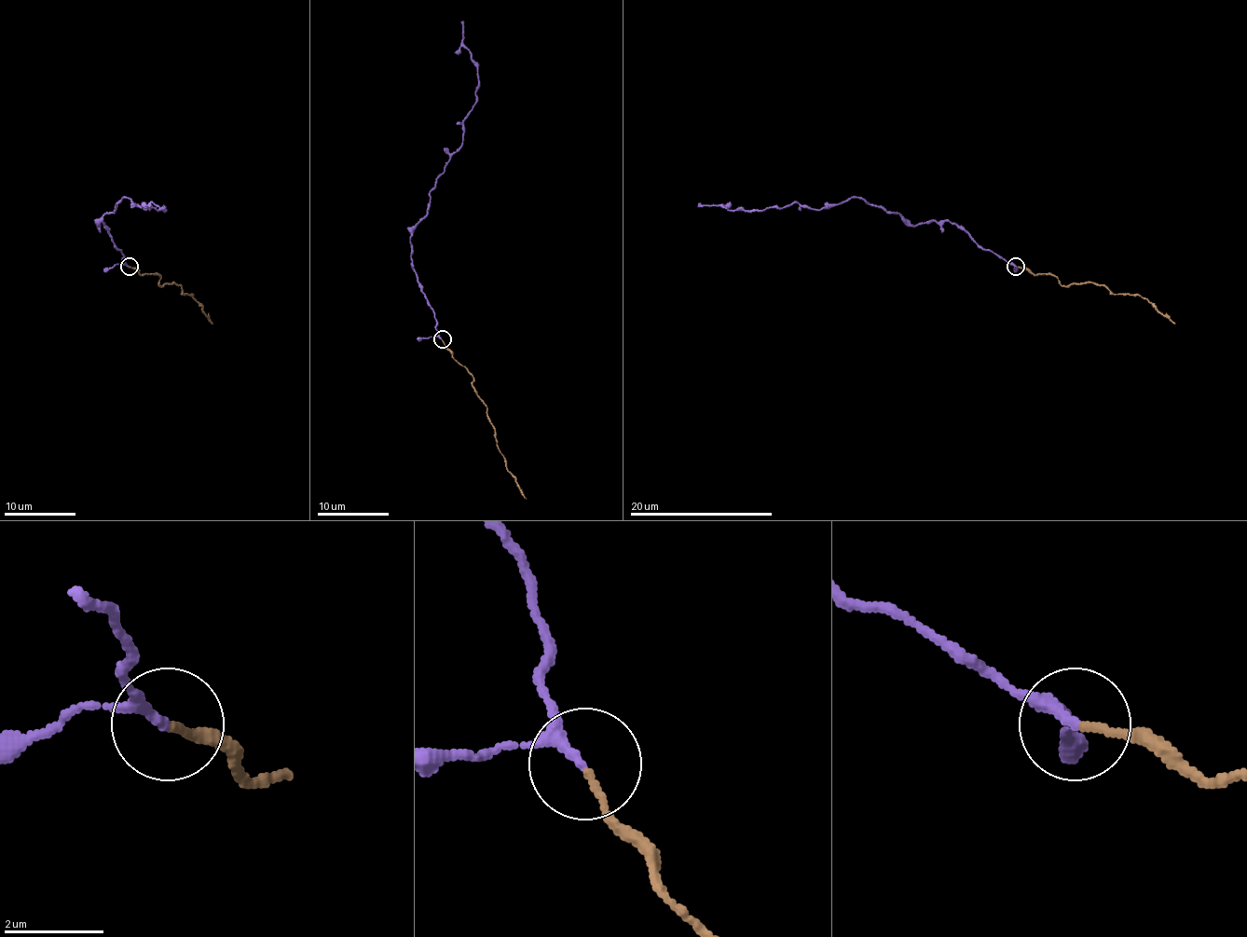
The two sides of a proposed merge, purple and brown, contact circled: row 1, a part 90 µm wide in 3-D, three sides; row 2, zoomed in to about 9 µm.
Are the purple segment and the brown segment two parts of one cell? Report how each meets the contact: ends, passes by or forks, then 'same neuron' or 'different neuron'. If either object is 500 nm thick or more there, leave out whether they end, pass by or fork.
purple passes by; brown ends there; different neuron

